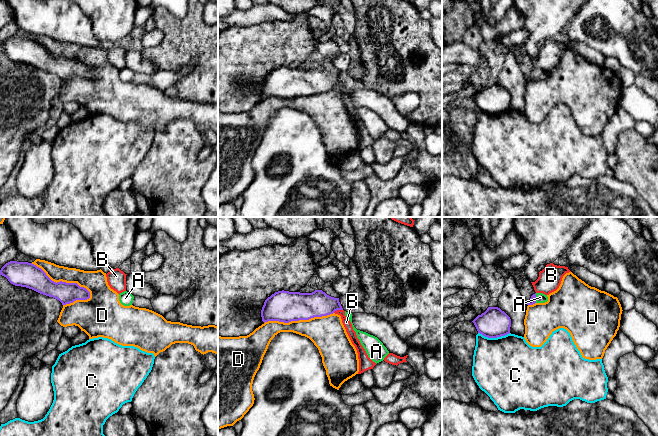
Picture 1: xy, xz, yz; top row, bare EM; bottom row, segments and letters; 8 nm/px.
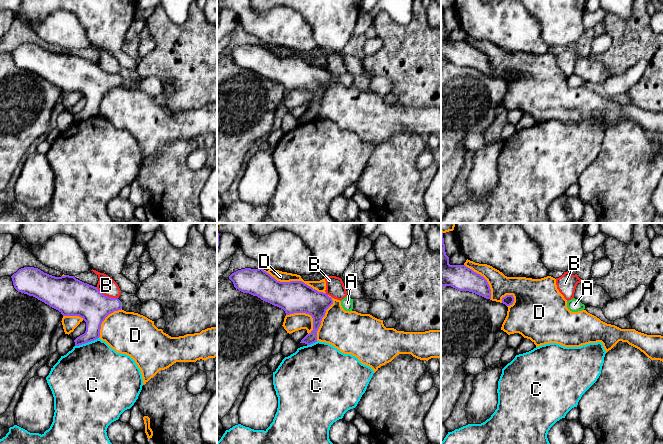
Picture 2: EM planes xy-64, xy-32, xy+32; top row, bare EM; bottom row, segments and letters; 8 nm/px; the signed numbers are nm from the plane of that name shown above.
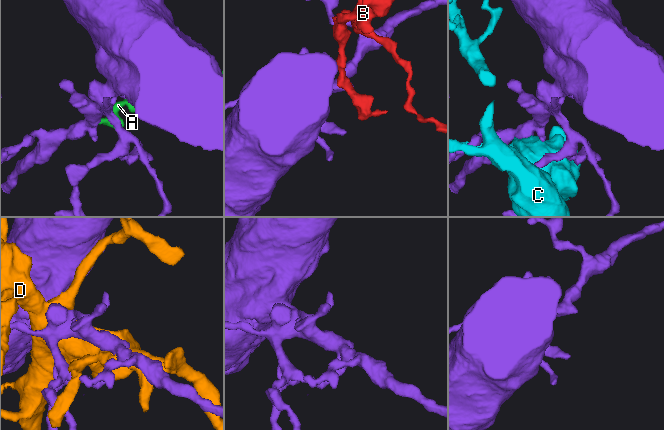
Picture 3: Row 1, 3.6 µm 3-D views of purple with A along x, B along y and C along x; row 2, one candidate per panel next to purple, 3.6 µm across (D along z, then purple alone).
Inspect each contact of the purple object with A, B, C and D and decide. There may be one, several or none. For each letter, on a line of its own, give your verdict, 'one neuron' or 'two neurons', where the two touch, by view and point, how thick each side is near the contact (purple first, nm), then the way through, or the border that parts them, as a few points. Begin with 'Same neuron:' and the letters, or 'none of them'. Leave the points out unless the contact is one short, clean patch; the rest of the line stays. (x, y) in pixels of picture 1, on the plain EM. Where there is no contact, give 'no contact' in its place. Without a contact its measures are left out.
Same neuron: A
A: one neuron; meets purple in yz at (535, 74); 50 nm thick on the purple side, 80 nm on the other; runs through yz (532, 76), (535, 74), (540, 73)
B: two neurons; meets purple in xz at (337, 85); 200 nm thick on the purple side, 70 nm on the other
C: two neurons; meets purple in yz at (494, 113); 240 nm thick on the purple side, 480 nm on the other
D: two neurons; meets purple in xy at (63, 58); 190 nm thick on the purple side, 180 nm on the other

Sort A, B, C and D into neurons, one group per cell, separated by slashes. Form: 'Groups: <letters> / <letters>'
Groups: A / B / C / D

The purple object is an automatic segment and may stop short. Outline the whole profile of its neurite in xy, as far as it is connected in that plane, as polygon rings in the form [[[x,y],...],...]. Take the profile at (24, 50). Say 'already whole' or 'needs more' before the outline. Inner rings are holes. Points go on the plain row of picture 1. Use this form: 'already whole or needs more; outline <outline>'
already whole; outline [[[10,37],[0,46],[0,51],[15,61],[32,65],[40,70],[59,76],[62,81],[76,76],[87,76],[90,68],[77,59],[54,58],[36,41],[28,38]]]

